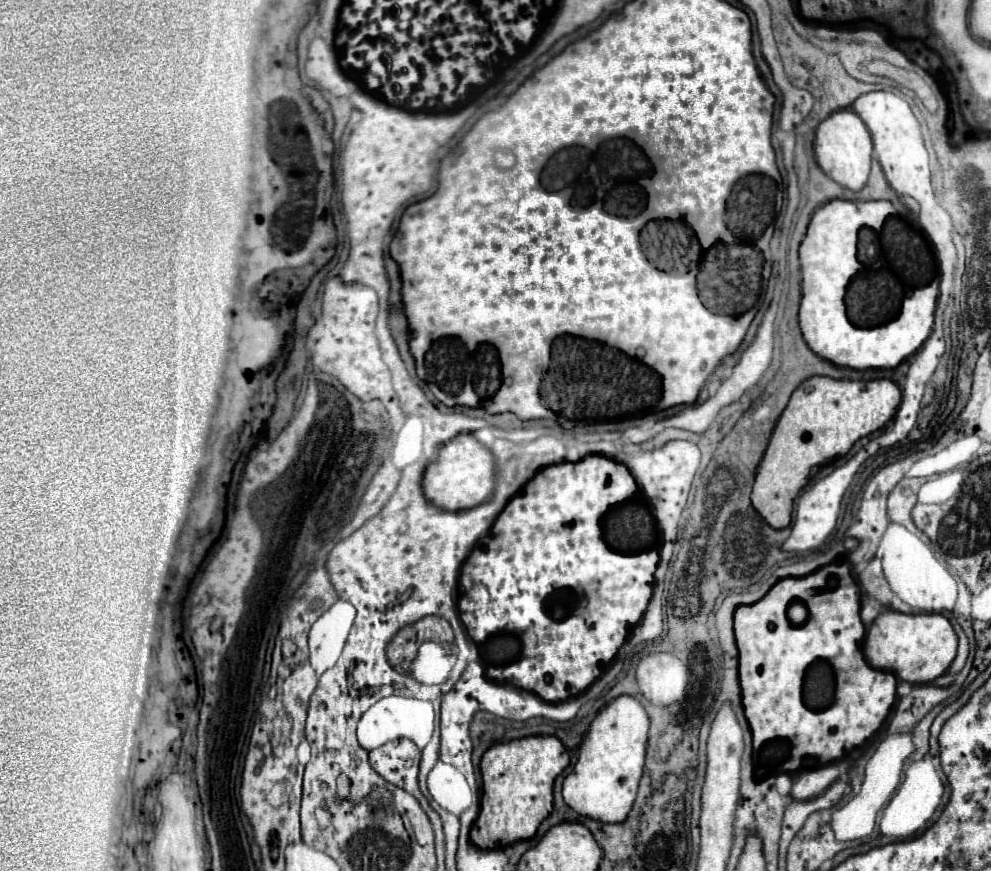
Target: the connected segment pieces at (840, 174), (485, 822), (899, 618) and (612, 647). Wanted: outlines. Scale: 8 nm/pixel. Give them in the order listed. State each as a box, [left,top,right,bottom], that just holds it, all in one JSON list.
[[813,109,873,191],[471,735,569,849],[863,611,957,683],[461,455,659,703]]

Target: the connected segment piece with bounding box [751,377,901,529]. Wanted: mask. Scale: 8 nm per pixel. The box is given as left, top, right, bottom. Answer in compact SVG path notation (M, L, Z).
M809 377L805 379L791 395L789 405L781 413L769 447L759 463L751 503L761 513L761 517L775 529L783 529L791 523L793 513L793 501L799 495L799 491L807 485L811 477L811 467L825 465L837 457L843 457L849 453L853 443L881 427L885 427L901 403L901 391L899 387L889 379L875 379L875 381L851 381L851 379L831 379L831 377Z

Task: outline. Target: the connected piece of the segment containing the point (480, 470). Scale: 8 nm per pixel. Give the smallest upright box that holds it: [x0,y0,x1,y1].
[423,433,495,511]

